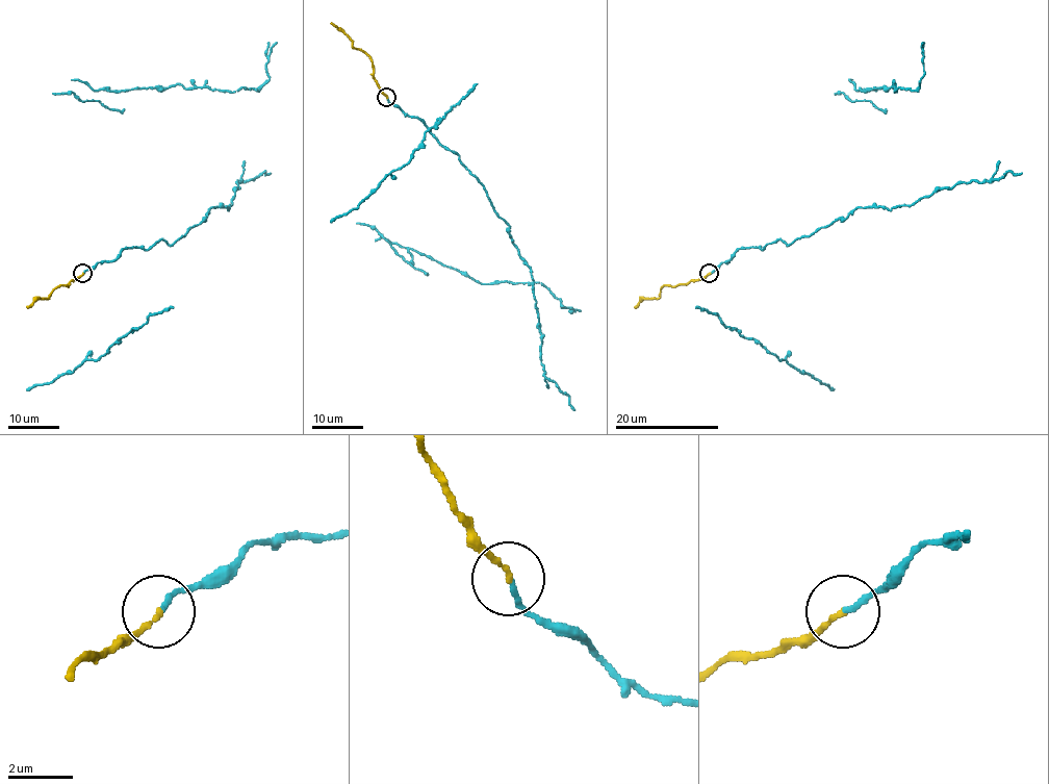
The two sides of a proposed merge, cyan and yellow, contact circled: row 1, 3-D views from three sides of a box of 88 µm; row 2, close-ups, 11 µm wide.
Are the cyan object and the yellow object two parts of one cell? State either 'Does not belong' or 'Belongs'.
Belongs

